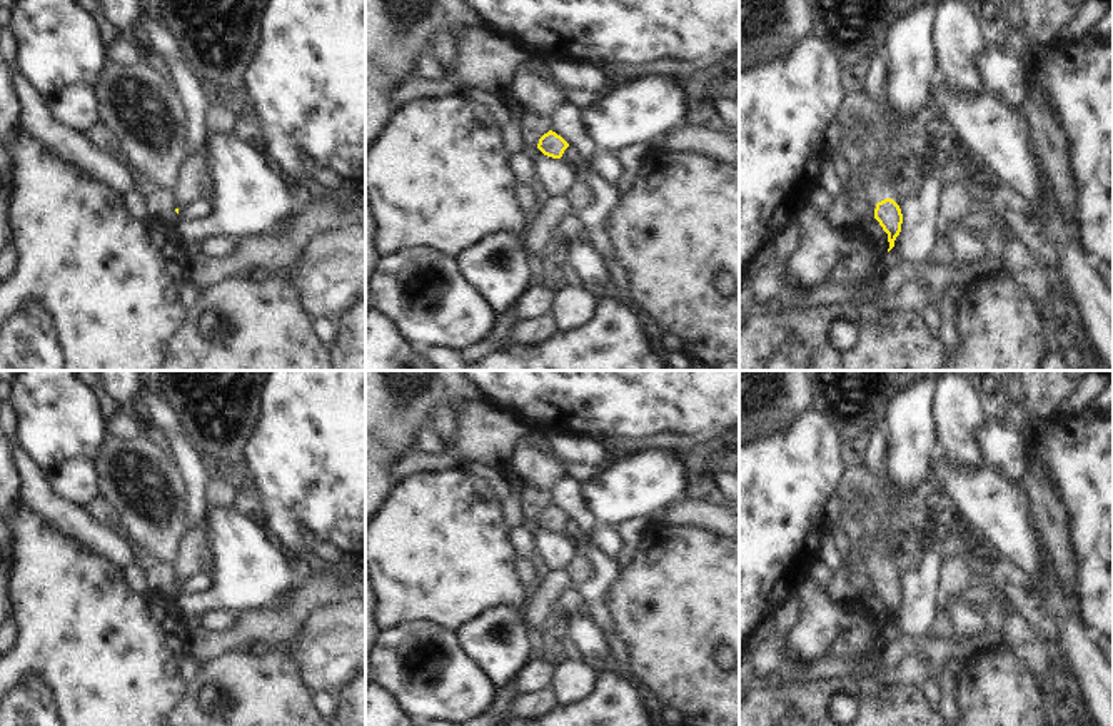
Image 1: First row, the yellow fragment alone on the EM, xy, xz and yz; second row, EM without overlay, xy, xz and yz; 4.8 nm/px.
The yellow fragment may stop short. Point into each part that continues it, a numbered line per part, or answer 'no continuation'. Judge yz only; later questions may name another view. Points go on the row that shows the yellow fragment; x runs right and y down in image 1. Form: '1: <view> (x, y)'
1: yz (875, 181)

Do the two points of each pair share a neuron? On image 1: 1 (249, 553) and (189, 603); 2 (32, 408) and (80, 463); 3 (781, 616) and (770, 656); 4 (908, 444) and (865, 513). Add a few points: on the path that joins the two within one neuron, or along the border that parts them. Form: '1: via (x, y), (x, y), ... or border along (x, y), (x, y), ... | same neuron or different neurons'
1: via (237, 569), (206, 601) | same neuron
2: via (45, 421), (62, 438), (67, 449) | same neuron
3: via (781, 626), (773, 646) | same neuron
4: border along (883, 468), (888, 484), (900, 501) | different neurons

